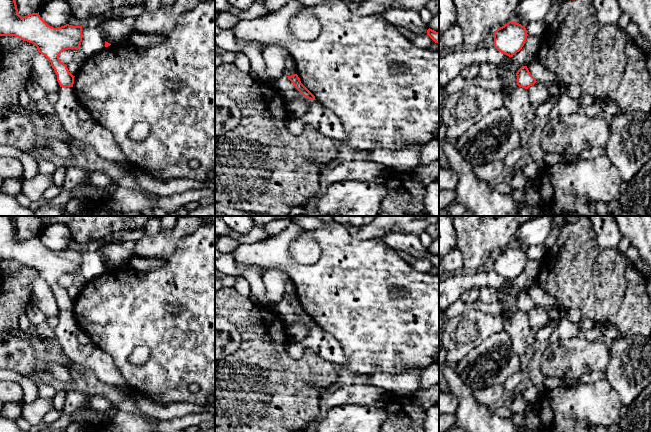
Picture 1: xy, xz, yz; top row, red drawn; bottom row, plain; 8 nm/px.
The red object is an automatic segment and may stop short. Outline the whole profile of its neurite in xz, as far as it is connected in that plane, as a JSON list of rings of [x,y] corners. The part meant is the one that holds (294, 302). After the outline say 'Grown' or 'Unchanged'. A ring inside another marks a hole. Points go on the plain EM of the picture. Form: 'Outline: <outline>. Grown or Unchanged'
Outline: [[[297,298],[286,300],[294,309],[294,311],[306,322],[316,324],[315,320],[301,307]]]. Unchanged

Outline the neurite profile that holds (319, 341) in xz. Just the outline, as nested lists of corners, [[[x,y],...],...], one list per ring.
[[[283,299],[277,304],[277,314],[283,320],[284,324],[289,326],[295,322],[301,322],[307,329],[308,333],[303,340],[305,348],[311,349],[323,359],[340,364],[343,367],[347,364],[347,356],[338,341],[324,331],[317,324],[310,324],[304,321],[293,309],[293,307]]]

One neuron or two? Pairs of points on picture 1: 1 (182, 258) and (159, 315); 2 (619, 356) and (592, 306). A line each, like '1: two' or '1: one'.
1: one
2: two

